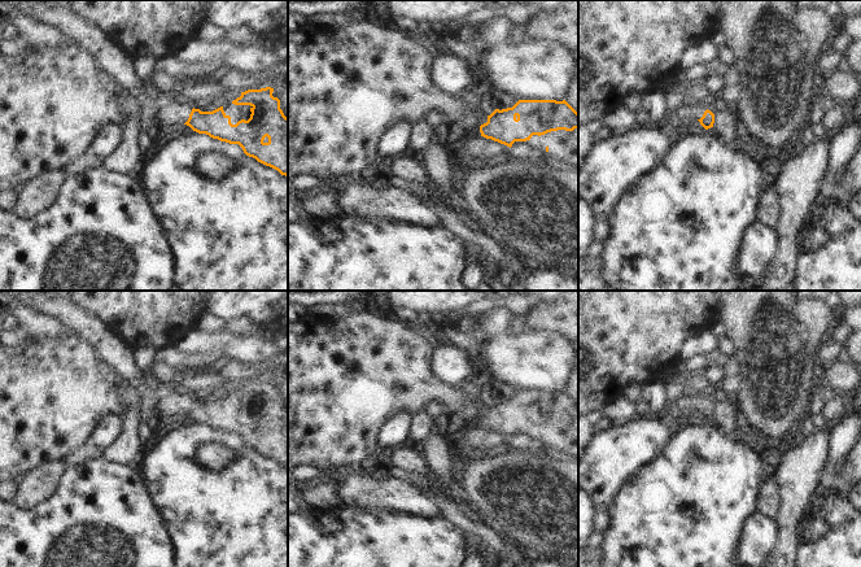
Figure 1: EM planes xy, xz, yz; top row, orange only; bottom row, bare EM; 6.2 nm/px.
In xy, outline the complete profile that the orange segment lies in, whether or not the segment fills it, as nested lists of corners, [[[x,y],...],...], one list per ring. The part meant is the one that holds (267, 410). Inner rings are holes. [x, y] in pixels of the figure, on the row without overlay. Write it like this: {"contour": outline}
{"contour": [[[274,379],[248,380],[232,392],[250,396],[250,409],[231,414],[223,397],[213,402],[195,400],[192,393],[166,396],[157,402],[157,416],[184,414],[198,424],[230,435],[239,435],[244,444],[288,467],[288,409],[280,400]]]}

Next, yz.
{"contour": [[[702,393],[699,397],[681,397],[672,405],[670,415],[687,419],[695,411],[699,411],[705,420],[713,418],[714,405],[707,400],[707,393]]]}

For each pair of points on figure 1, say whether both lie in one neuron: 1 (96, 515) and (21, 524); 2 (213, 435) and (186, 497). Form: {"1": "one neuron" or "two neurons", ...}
{"1": "one neuron", "2": "one neuron"}

